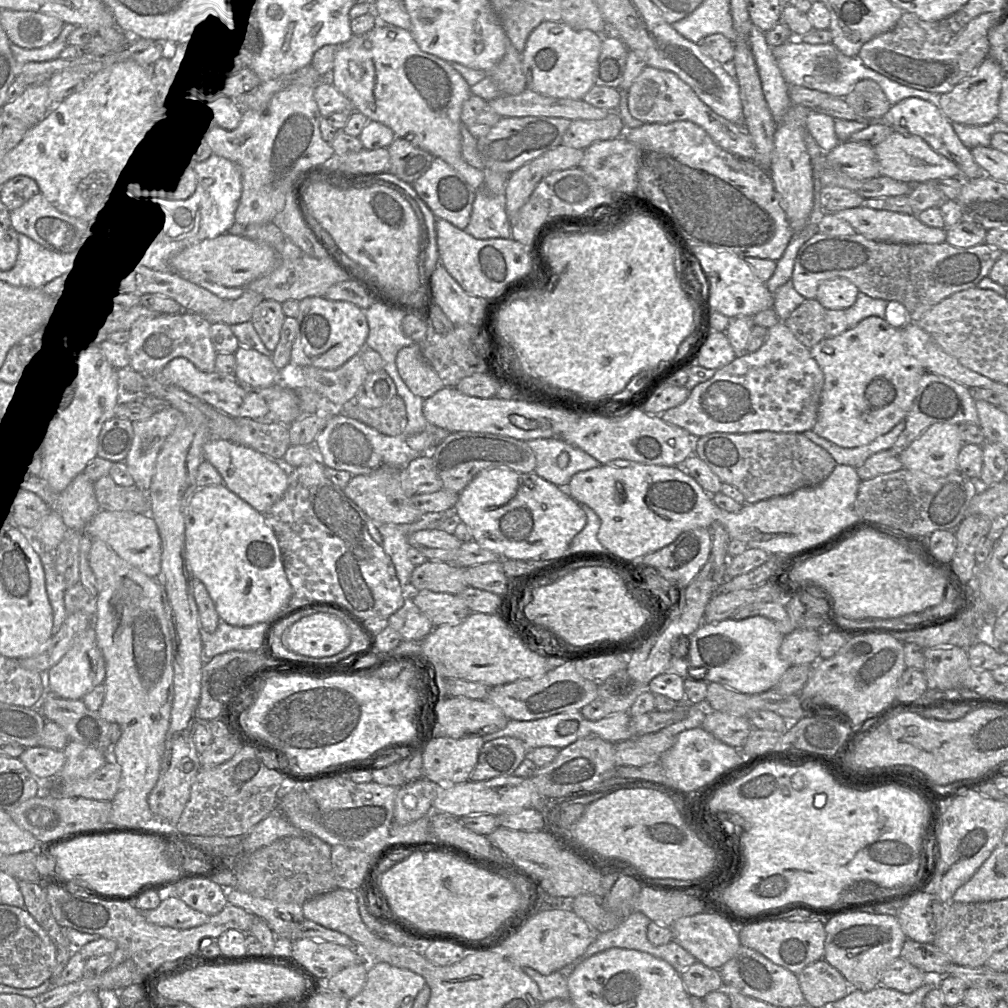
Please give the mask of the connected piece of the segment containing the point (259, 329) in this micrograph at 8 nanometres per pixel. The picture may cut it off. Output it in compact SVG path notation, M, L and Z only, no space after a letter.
M264 299L253 310L251 322L266 348L273 351L280 338L285 315L281 303Z

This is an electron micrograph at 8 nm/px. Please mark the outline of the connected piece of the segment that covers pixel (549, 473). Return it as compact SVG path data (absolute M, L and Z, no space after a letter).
M559 438L526 441L536 457L534 473L556 486L568 486L572 476L601 464L583 450Z

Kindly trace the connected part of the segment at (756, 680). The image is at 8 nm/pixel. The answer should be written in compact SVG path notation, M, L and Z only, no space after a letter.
M764 616L742 620L725 619L716 623L703 622L689 637L687 653L671 659L671 669L683 679L720 683L737 692L758 694L775 688L791 666L781 655L784 636Z

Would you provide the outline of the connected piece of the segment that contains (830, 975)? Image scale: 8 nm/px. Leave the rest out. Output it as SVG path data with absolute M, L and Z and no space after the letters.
M824 959L804 967L797 977L805 1003L813 1007L837 1001L851 989L844 976Z

